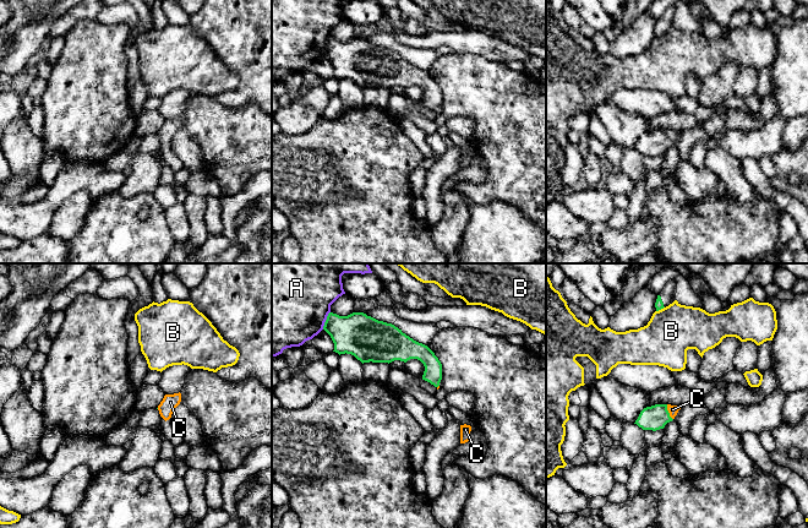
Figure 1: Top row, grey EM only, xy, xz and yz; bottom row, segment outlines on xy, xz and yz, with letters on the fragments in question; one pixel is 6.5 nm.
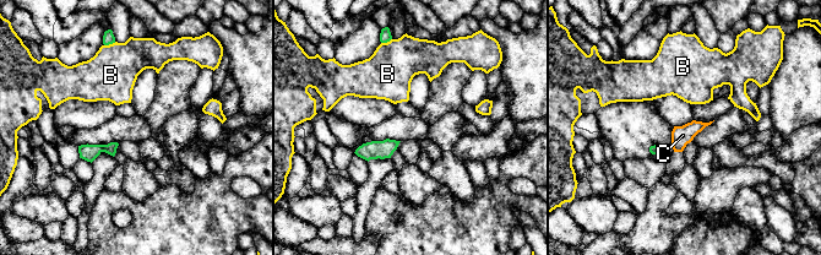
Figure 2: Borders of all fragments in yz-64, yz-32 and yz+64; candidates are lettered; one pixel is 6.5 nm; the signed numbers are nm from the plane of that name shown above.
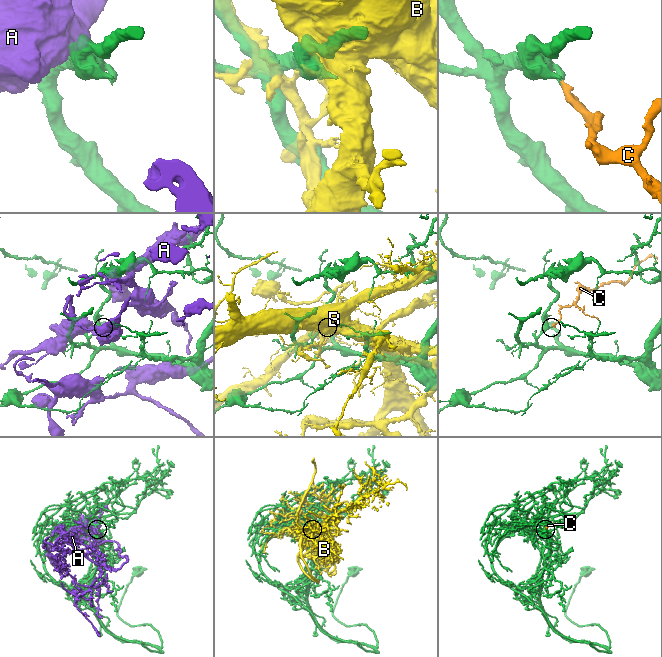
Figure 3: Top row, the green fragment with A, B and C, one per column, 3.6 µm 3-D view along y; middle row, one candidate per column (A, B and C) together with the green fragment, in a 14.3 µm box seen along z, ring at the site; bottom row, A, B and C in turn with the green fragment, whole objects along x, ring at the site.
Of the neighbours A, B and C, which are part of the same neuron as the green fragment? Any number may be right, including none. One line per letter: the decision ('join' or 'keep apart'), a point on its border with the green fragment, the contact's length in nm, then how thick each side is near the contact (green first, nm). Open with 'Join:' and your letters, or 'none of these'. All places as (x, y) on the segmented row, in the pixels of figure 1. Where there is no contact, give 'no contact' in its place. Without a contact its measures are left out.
Join: C
A: keep apart; meets green in xz at (326, 320); contact 130 nm long; 280 nm thick on the green side, 500 nm on the other
B: keep apart; meets green in yz at (660, 309); contact 70 nm long; 60 nm thick on the green side, 320 nm on the other
C: join; meets green in yz at (667, 412); contact 110 nm long; 160 nm thick on the green side, 60 nm on the other

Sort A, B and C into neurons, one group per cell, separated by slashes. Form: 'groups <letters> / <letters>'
groups A / B / C

